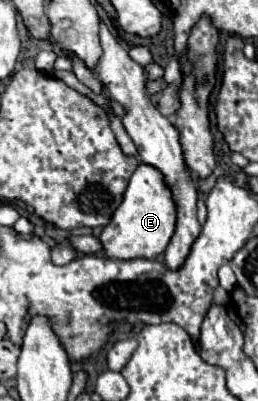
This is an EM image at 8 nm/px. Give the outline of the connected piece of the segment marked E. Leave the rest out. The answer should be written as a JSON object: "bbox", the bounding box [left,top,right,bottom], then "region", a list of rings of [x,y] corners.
{"bbox":[100,162,176,260],"region":[[[140,162],[128,182],[122,204],[116,208],[110,224],[102,230],[100,240],[104,244],[104,252],[108,254],[108,258],[152,260],[166,250],[174,234],[174,228],[176,228],[176,202],[172,198],[172,188],[166,184],[164,174],[158,168]]]}

